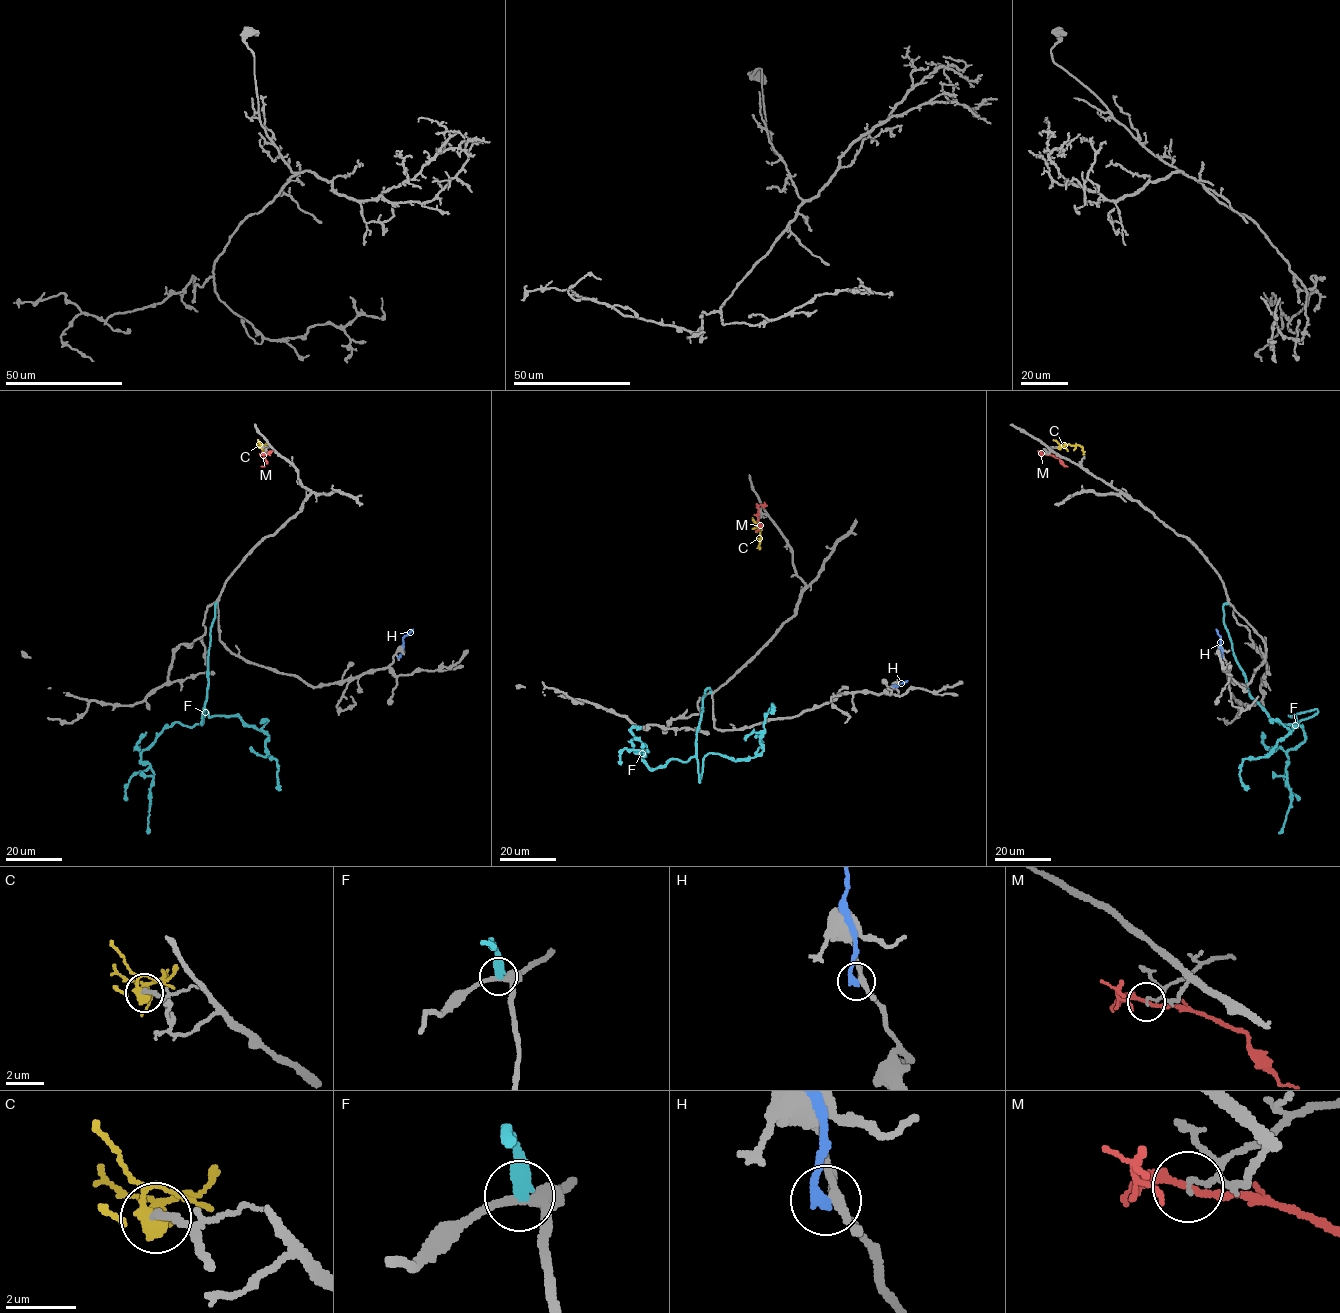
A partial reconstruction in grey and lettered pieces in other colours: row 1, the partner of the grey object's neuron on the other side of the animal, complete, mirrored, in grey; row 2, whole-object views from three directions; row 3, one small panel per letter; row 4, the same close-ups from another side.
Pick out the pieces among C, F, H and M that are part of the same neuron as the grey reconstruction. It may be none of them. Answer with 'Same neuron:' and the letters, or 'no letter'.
Same neuron: C

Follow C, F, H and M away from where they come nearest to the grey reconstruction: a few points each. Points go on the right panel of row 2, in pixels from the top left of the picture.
C: (1058, 447), (1079, 445), (1084, 455)
F: (1228, 603), (1249, 694), (1282, 723), (1317, 712), (1288, 715), (1295, 726), (1271, 751), (1243, 761), (1249, 788)
H: (1222, 657), (1216, 629)
M: (1045, 453), (1053, 455), (1067, 466)

